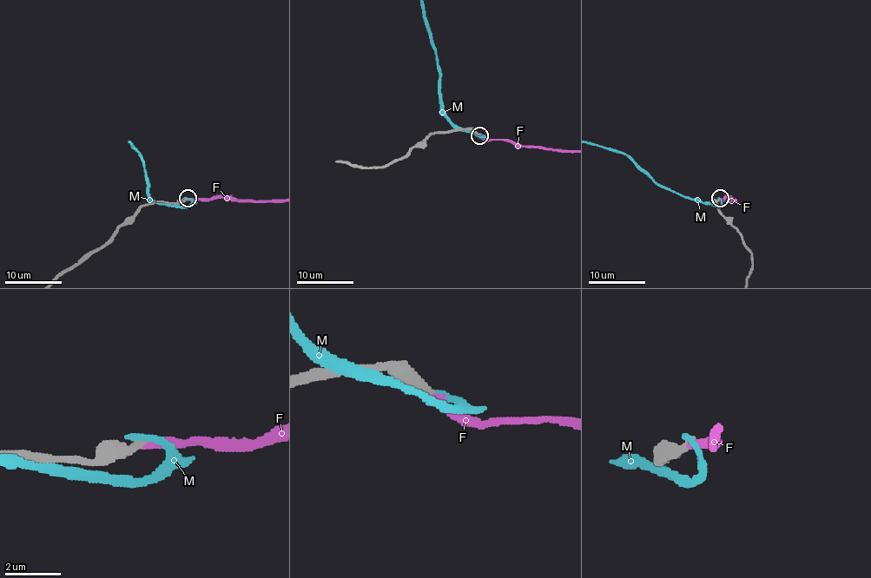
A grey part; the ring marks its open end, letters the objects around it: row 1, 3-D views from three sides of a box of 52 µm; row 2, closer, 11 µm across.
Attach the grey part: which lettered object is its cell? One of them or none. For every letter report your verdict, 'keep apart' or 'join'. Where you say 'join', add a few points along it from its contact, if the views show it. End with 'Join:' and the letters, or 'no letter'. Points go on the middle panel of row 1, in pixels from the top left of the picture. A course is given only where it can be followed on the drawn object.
F: keep apart
M: keep apart
Join: no letter

